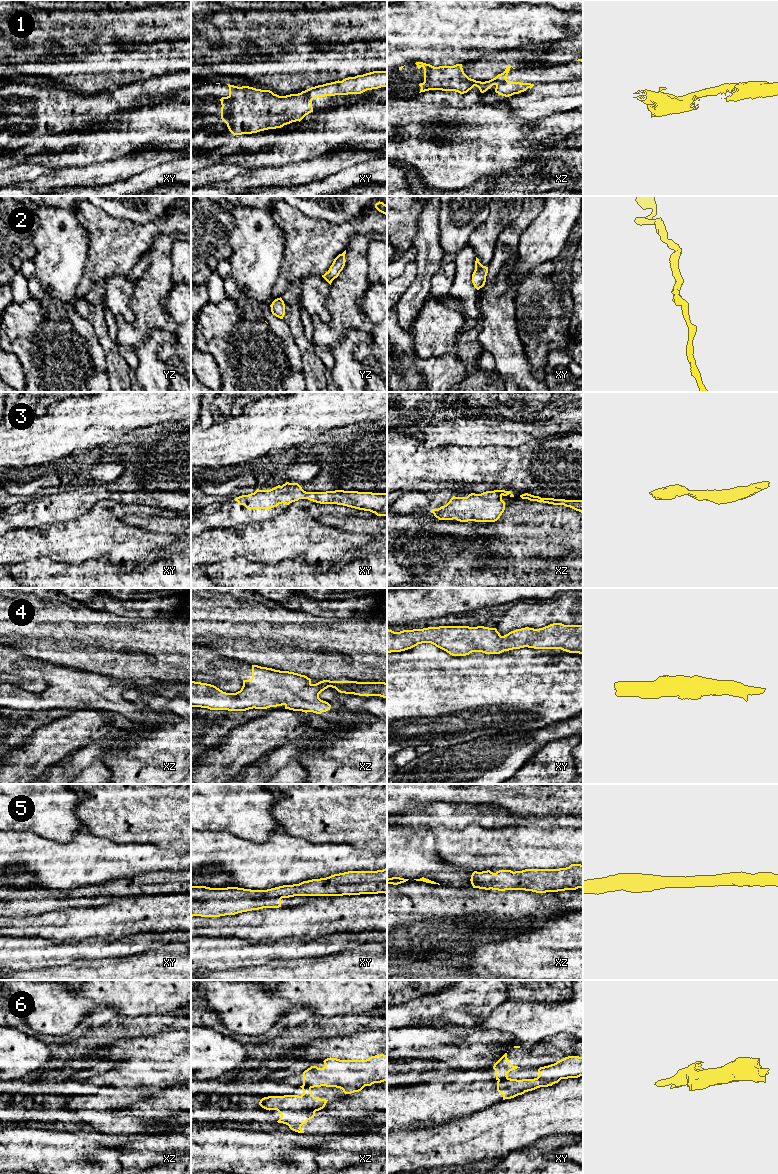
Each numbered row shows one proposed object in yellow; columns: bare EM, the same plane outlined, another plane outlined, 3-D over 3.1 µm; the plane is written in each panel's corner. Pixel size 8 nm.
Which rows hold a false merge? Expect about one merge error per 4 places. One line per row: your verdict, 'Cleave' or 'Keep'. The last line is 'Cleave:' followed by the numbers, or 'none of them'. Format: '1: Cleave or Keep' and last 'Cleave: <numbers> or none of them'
1: Keep
2: Keep
3: Keep
4: Keep
5: Keep
6: Cleave
Cleave: 6

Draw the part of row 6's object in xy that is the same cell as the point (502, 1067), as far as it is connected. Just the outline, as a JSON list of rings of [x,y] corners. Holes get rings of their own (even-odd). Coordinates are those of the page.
[[[505,1053],[493,1066],[493,1069],[495,1070],[496,1080],[506,1079],[508,1077],[508,1073],[517,1068],[520,1067],[513,1066],[507,1058],[507,1053]]]

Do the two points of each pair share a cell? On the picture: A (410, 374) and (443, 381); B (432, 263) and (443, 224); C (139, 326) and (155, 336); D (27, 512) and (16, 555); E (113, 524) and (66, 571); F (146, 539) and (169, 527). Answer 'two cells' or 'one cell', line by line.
A: one cell
B: one cell
C: two cells
D: two cells
E: two cells
F: two cells

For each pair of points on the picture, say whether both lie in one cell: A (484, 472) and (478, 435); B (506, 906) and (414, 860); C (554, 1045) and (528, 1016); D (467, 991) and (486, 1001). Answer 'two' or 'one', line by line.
A: two
B: two
C: two
D: one

